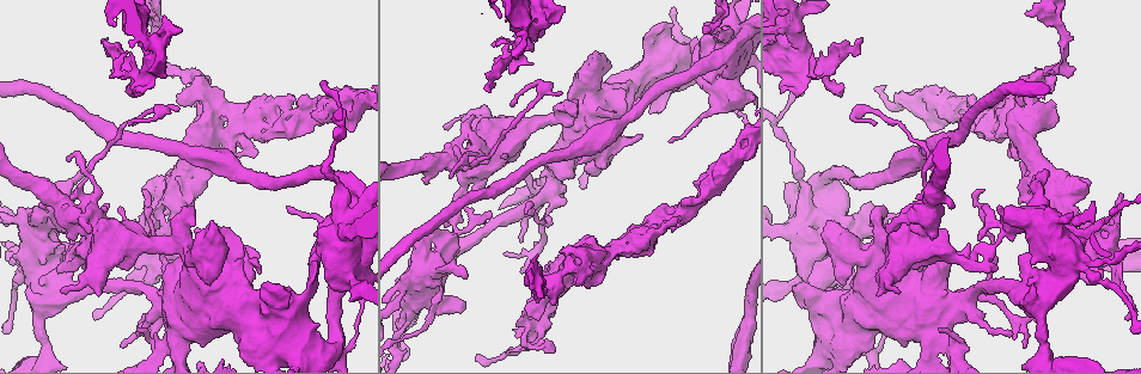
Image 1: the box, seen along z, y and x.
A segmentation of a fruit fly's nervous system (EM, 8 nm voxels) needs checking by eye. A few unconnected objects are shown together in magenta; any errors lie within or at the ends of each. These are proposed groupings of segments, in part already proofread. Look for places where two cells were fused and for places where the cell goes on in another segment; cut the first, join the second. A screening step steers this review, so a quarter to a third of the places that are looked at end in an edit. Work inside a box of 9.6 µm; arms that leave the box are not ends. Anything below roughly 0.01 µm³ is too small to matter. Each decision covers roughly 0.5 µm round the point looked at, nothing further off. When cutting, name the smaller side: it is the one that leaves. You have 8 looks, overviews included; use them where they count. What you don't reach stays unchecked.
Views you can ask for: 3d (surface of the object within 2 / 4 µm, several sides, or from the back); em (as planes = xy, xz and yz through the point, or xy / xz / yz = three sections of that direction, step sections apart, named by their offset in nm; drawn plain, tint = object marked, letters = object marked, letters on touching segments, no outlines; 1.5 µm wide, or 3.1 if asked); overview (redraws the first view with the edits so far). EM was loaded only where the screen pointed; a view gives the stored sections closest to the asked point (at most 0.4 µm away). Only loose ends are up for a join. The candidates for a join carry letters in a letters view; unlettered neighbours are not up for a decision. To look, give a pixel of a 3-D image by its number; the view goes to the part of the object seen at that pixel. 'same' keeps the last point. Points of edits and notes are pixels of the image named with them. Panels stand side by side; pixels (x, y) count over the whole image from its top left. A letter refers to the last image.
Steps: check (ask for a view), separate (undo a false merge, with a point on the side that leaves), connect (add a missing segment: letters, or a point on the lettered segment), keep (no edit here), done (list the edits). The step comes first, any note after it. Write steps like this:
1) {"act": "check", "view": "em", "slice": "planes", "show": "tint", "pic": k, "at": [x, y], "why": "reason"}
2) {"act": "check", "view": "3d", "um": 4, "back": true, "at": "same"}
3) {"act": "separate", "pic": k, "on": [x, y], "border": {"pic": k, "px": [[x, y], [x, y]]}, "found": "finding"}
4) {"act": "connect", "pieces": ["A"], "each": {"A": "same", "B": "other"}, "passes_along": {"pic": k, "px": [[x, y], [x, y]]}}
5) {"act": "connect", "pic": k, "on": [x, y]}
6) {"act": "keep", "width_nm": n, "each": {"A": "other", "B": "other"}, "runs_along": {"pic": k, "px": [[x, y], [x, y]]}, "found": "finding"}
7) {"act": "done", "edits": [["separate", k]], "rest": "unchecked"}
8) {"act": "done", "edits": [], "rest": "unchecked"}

{"act": "check", "view": "3d", "um": 2, "pic": 1, "at": [1047, 68], "why": "narrows sharply"}

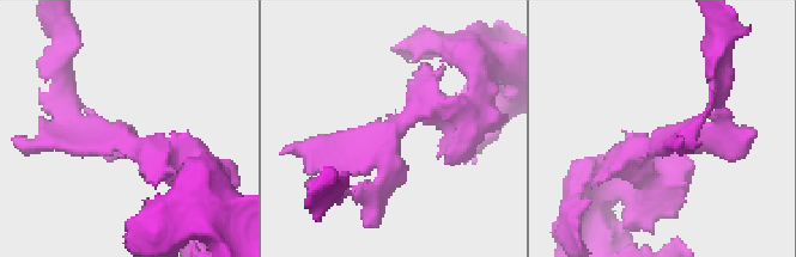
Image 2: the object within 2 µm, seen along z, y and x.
{"act": "check", "view": "em", "slice": "planes", "show": "letters", "pic": 2, "at": [121, 135], "why": "need the tissue"}

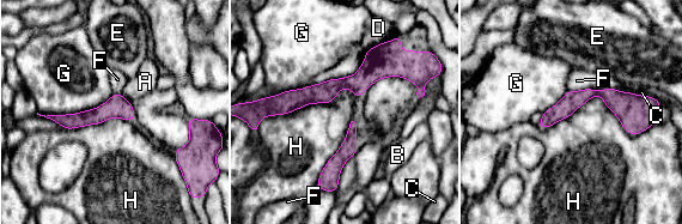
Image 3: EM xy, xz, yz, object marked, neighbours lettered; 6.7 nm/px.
{"act": "keep", "each": {"A": "other", "B": "other", "C": "other", "D": "other", "E": "other", "F": "other", "G": "other", "H": "other"}, "runs_along": {"pic": 3, "px": [[652, 113], [586, 94], [542, 125]]}, "found": "one cell here"}

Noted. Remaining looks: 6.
{"act": "check", "view": "em", "slice": "planes", "show": "tint", "pic": 1, "at": [779, 87], "why": "an open end"}

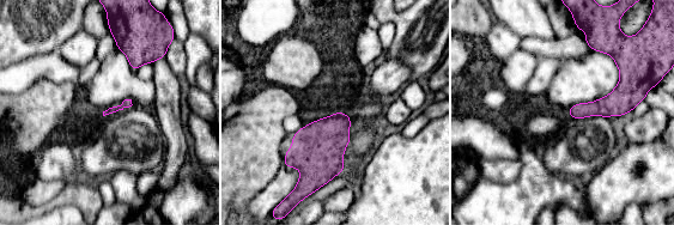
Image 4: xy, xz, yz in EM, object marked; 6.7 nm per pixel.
{"act": "check", "view": "em", "slice": "planes", "show": "letters", "at": "same", "why": "see the neighbours"}

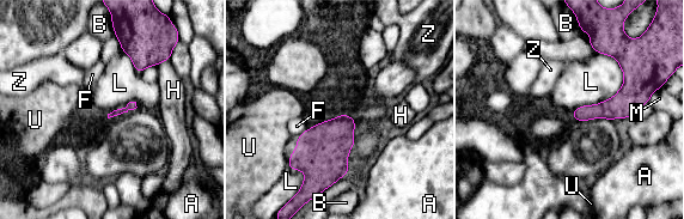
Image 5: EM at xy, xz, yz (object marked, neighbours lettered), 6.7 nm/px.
{"act": "keep", "each": {"A": "other", "B": "other", "F": "other", "H": "other", "L": "other", "M": "other", "U": "other", "Z": "other"}, "runs_along": {"pic": 5, "px": [[599, 49], [622, 64], [628, 91], [580, 117]]}, "found": "none of them fits"}

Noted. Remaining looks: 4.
{"act": "check", "view": "3d", "um": 4, "pic": 1, "at": [980, 190], "why": "an open end"}

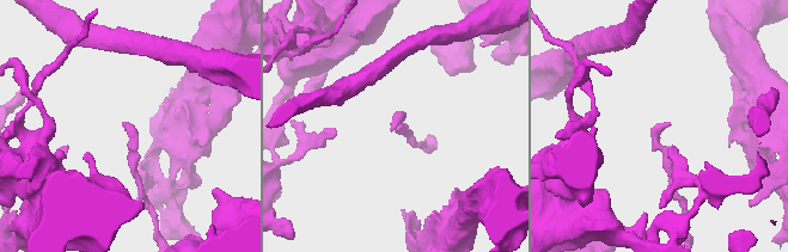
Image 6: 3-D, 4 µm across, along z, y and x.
{"act": "check", "view": "em", "slice": "xz", "step": 8, "show": "tint", "pic": 6, "at": [126, 126]}

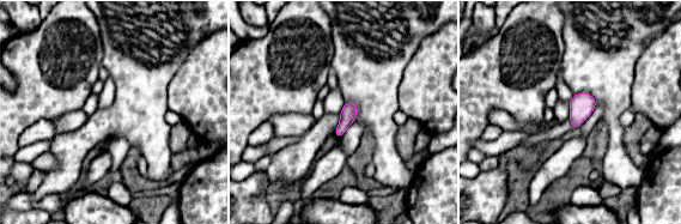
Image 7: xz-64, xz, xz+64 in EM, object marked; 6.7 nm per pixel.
{"act": "check", "view": "em", "slice": "planes", "show": "letters", "at": "same"}

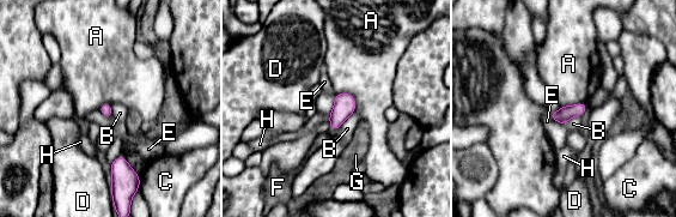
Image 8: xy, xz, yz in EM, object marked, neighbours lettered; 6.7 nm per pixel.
{"act": "keep", "each": {"A": "other", "B": "other", "C": "other", "D": "other", "E": "other", "F": "other", "G": "other", "H": "other"}, "border": {"pic": 8, "px": [[335, 92], [349, 92], [355, 110]]}, "found": "none of them fits"}

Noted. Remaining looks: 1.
{"act": "done", "edits": [], "rest": "unchecked"}

